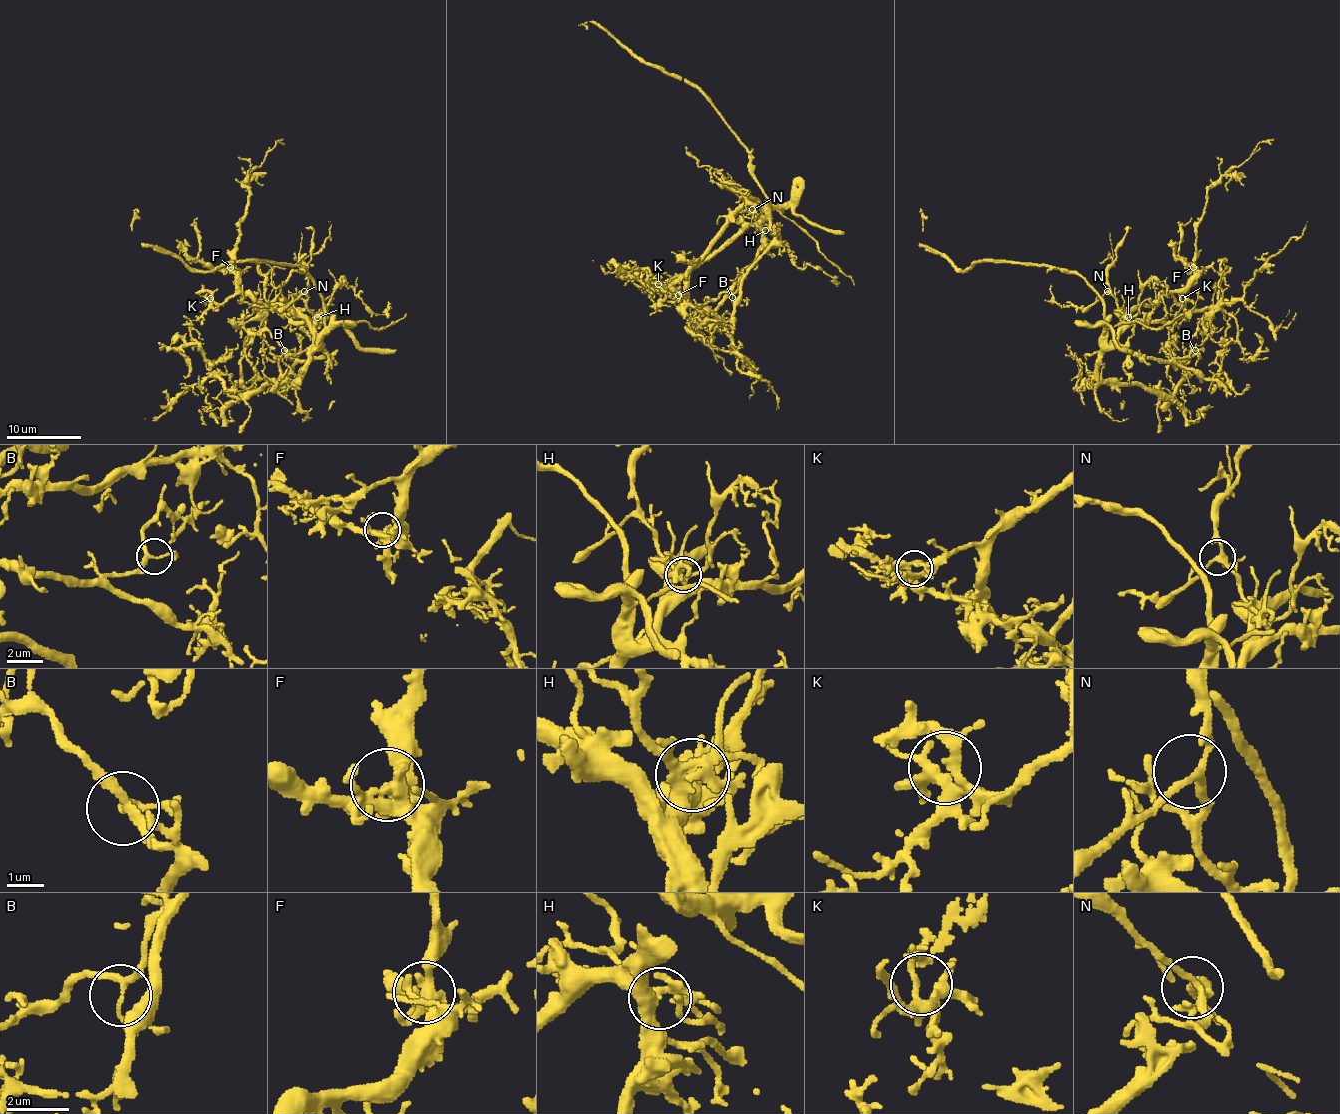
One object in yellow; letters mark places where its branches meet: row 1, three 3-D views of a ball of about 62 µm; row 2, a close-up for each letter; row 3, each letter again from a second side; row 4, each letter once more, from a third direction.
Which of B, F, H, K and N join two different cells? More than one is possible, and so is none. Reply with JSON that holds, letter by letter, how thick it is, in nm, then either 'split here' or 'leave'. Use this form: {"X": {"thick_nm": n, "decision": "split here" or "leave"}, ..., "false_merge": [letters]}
{"B": {"thick_nm": 190, "decision": "leave"}, "F": {"thick_nm": 360, "decision": "leave"}, "H": {"thick_nm": 300, "decision": "leave"}, "K": {"thick_nm": 190, "decision": "leave"}, "N": {"thick_nm": 180, "decision": "leave"}, "false_merge": []}

